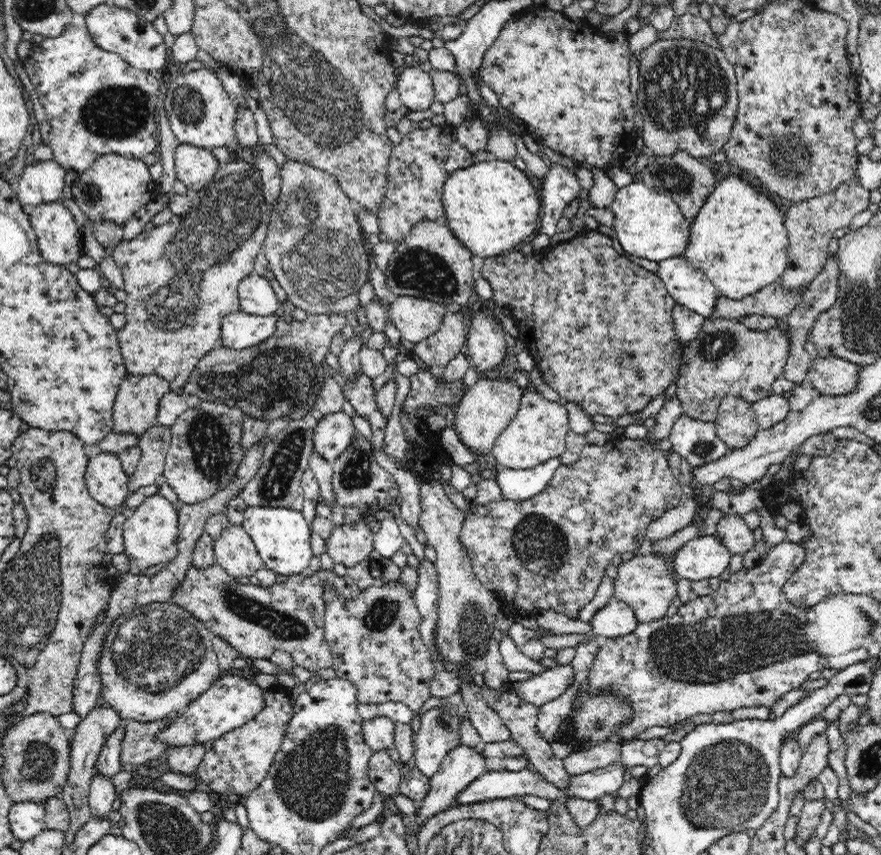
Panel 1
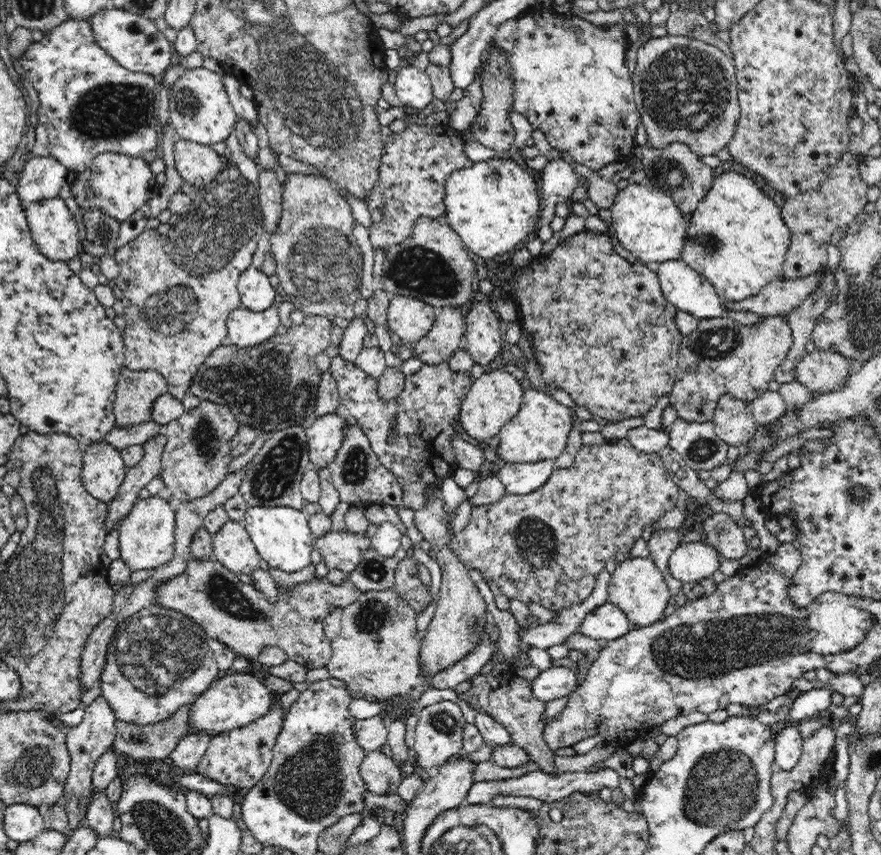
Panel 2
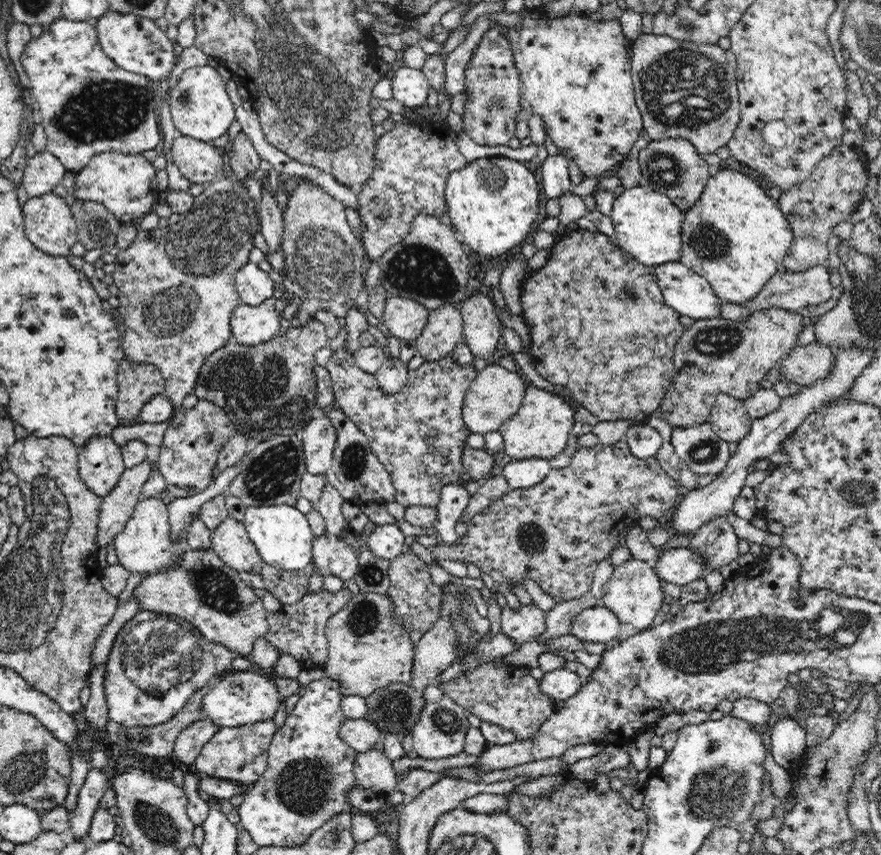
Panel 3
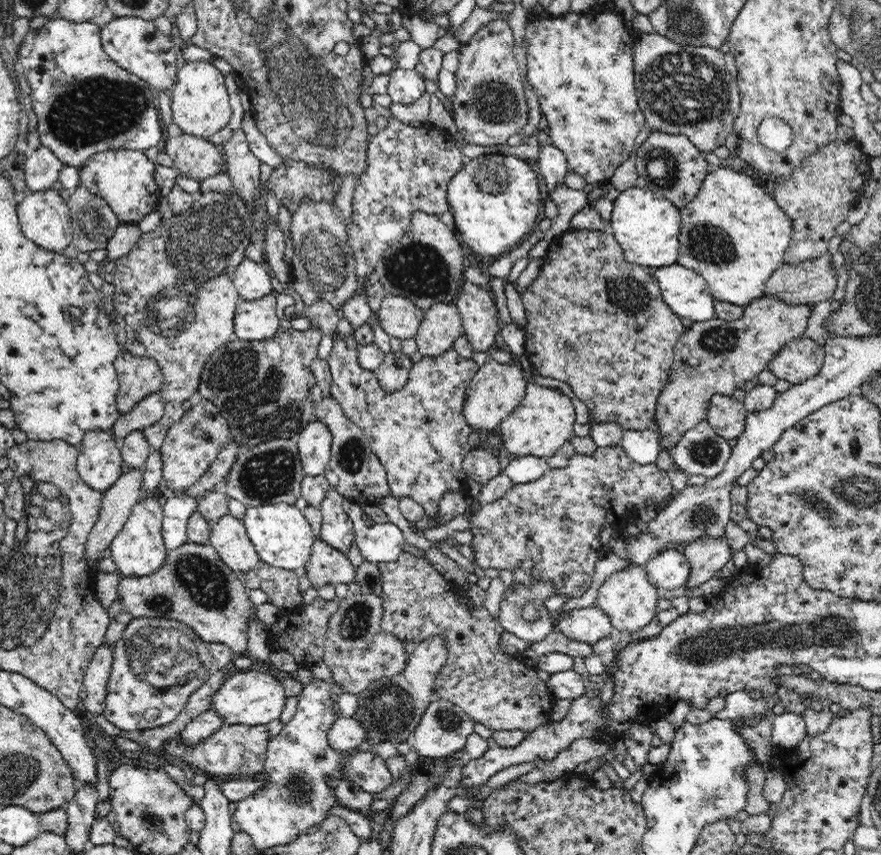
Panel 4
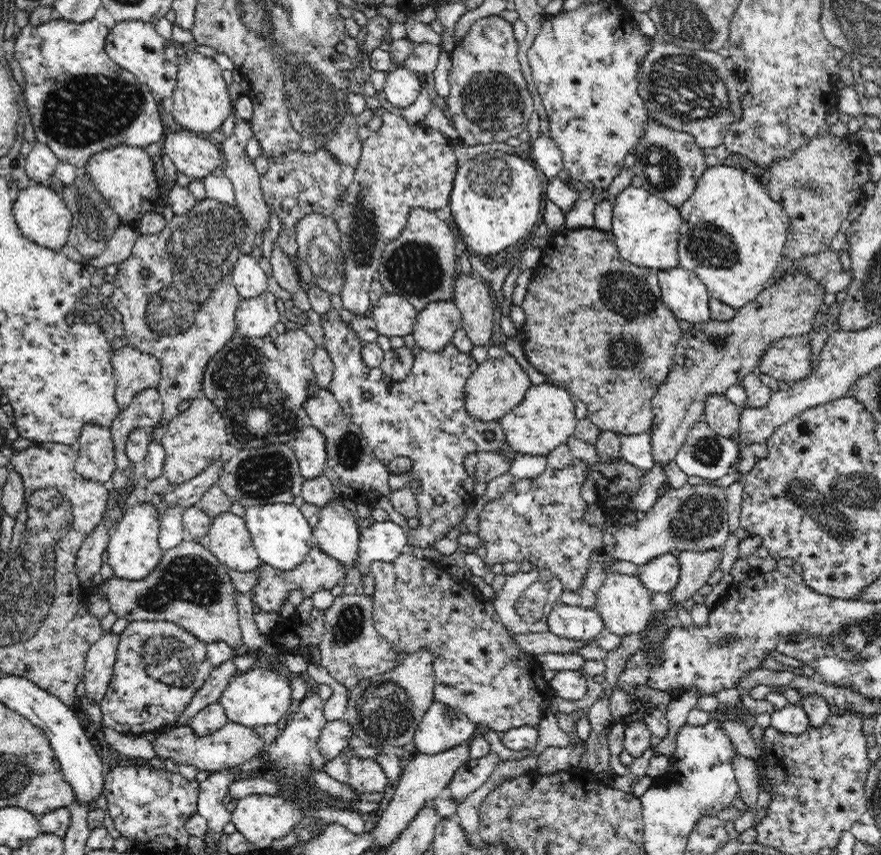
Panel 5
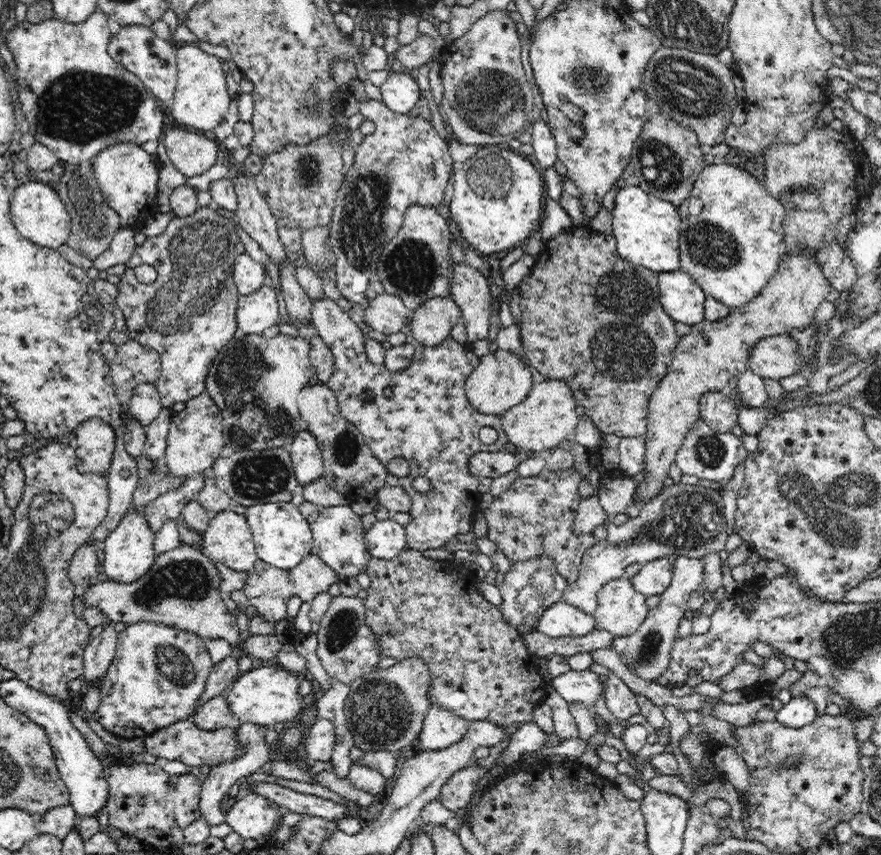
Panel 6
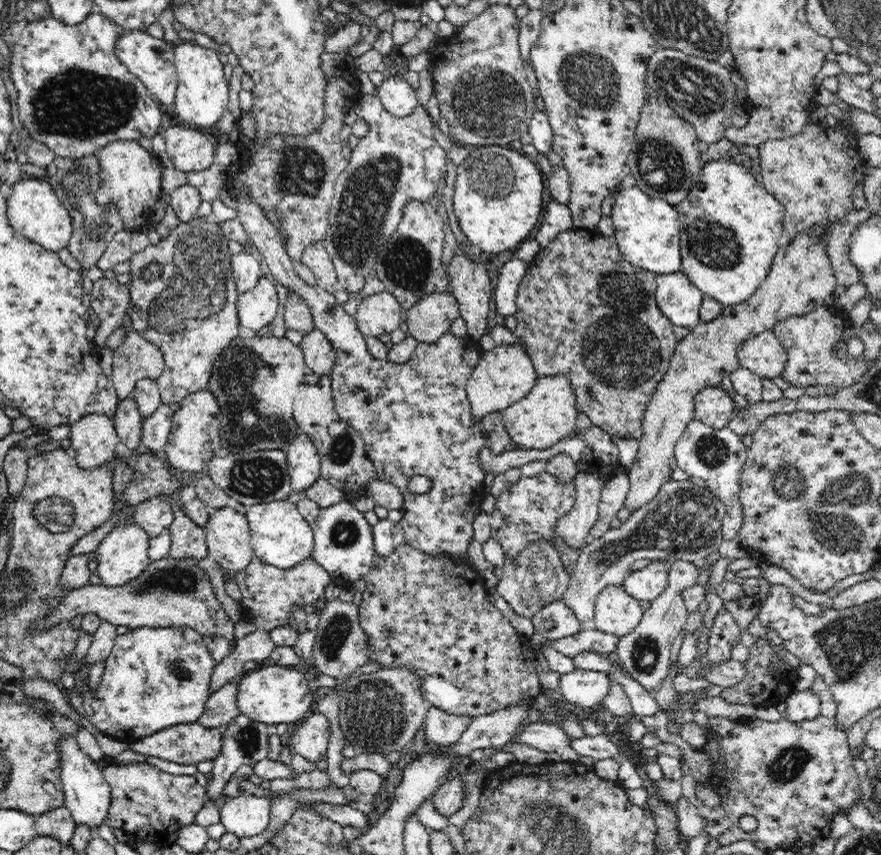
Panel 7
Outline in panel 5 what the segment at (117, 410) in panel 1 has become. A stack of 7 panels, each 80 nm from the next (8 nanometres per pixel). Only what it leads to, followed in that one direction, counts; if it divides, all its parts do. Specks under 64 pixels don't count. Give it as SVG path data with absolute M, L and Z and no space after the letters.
M127 344L114 350L111 362L117 382L115 401L120 410L126 410L132 399L150 387L157 388L161 379L159 360Z

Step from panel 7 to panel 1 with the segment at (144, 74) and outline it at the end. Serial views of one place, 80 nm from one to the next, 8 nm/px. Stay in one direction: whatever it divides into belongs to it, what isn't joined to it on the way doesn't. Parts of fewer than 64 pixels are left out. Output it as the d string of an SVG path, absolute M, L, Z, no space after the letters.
M105 4L91 8L90 12L84 16L90 37L102 50L118 54L134 68L164 75L167 48L164 45L163 36L148 20L139 18L127 8L120 8L116 5L110 7Z

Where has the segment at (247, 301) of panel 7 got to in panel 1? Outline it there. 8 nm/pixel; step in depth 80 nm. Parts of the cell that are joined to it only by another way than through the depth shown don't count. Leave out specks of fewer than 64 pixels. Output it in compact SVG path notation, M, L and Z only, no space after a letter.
M277 312L268 316L230 313L222 319L218 346L242 350L264 342L275 332Z

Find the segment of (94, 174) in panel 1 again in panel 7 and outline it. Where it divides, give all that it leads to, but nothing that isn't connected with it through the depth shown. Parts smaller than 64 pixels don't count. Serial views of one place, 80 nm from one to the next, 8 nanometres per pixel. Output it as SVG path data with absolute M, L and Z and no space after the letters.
M121 140L107 144L96 152L100 163L100 189L97 201L114 204L122 217L123 229L131 233L146 229L151 224L153 208L160 195L160 160L144 149L138 141Z

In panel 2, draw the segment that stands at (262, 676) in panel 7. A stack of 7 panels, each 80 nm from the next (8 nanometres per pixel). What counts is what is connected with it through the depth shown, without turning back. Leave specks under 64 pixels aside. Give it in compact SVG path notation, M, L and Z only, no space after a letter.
M233 673L217 679L192 704L186 722L186 734L208 733L216 736L233 728L240 728L266 715L272 707L274 692L262 680L249 673Z

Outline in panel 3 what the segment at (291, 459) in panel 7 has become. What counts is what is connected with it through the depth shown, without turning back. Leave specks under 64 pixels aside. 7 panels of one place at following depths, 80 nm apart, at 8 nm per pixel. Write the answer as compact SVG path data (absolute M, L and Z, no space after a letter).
M316 415L301 431L307 471L325 475L330 469L338 432L327 415Z

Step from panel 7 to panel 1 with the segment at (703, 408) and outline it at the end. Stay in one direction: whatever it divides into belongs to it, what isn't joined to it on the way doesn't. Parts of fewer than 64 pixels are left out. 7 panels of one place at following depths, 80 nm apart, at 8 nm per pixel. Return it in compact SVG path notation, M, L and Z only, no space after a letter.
M732 395L721 400L714 422L719 440L730 450L747 446L761 429L751 403Z

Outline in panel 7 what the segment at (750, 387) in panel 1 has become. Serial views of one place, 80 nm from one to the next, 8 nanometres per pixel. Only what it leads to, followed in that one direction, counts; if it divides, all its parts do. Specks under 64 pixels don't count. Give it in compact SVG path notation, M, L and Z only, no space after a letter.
M818 229L804 232L800 236L793 238L792 242L782 245L772 263L769 275L762 283L762 286L744 302L734 306L723 308L718 318L711 321L700 321L689 335L686 335L677 344L674 354L671 356L671 366L666 371L658 386L652 392L650 402L647 404L643 418L644 432L639 439L640 452L630 468L627 476L630 479L630 492L626 496L624 507L628 510L636 511L653 500L660 494L662 485L671 479L670 458L674 454L678 440L681 440L682 434L686 432L690 421L695 419L695 396L703 389L708 387L720 387L722 380L734 374L737 368L742 367L737 357L737 350L745 340L766 331L772 331L776 324L790 317L797 317L808 314L816 307L825 304L827 296L832 295L836 288L836 279L832 275L832 265L826 256L826 246L822 245L820 240L821 232Z

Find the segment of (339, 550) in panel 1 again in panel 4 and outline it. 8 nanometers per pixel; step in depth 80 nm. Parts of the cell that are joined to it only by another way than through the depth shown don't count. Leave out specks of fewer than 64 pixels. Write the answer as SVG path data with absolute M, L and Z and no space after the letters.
M320 538L315 539L311 548L310 560L306 562L304 569L308 573L308 579L312 582L311 586L316 586L316 588L328 583L349 585L355 582L356 569L348 555Z

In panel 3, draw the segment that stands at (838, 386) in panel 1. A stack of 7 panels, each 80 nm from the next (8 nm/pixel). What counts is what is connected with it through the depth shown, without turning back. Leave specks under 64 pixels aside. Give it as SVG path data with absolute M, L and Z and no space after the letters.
M814 341L807 346L794 346L790 354L778 364L781 365L781 372L787 380L792 380L803 387L809 387L815 382L824 380L833 371L835 356L830 348Z

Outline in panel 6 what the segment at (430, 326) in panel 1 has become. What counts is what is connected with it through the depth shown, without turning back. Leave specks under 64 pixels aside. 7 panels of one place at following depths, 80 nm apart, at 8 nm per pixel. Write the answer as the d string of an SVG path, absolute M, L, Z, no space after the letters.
M386 292L368 300L364 309L366 324L386 336L403 331L410 322L407 318L413 314L399 296Z

